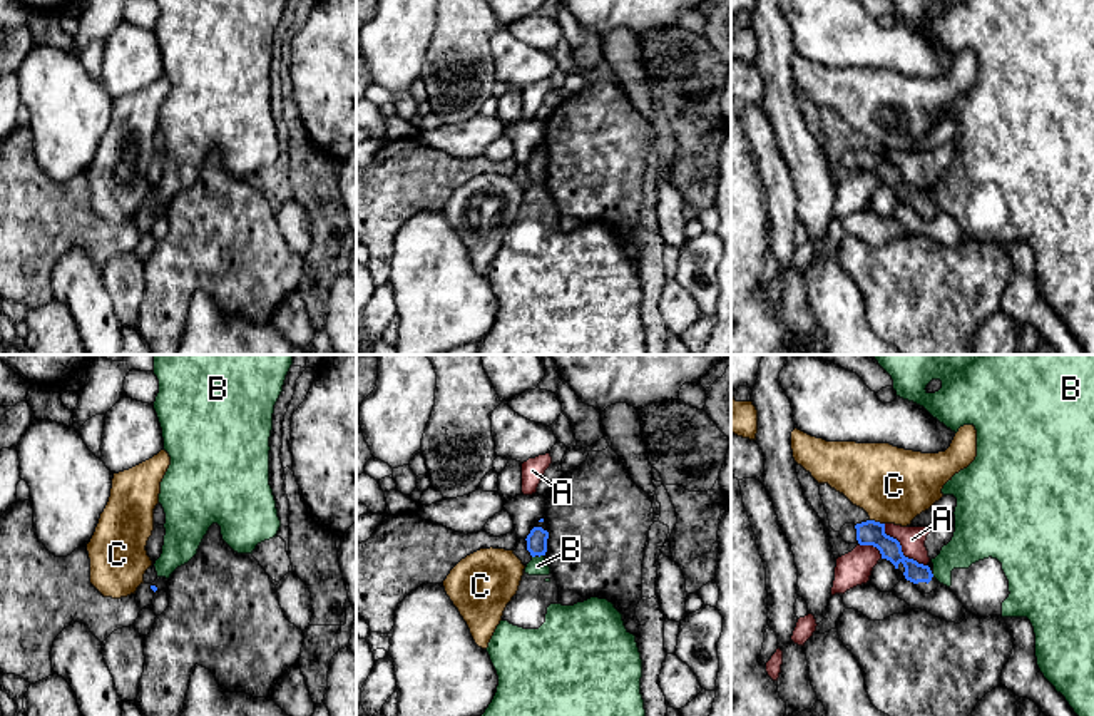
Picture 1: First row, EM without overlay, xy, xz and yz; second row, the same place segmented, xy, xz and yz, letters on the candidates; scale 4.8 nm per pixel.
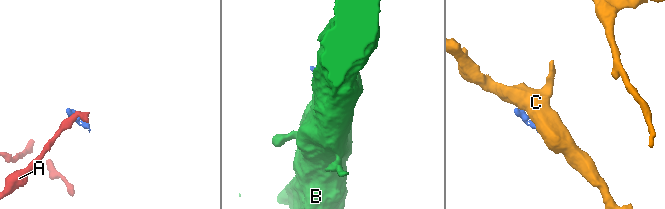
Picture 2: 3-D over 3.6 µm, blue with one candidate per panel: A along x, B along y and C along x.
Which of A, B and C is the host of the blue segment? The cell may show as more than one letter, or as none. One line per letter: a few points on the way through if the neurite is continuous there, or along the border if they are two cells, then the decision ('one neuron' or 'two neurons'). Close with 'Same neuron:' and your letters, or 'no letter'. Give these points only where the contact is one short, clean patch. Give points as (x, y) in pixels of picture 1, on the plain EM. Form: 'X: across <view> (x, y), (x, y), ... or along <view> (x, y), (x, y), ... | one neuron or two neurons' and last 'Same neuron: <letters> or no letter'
A: along yz (884, 149), (884, 156), (899, 168), (900, 176), (925, 191) | two neurons
B: along xz (542, 179), (539, 183) | two neurons
C: along yz (870, 144), (884, 149) | two neurons
Same neuron: no letter

